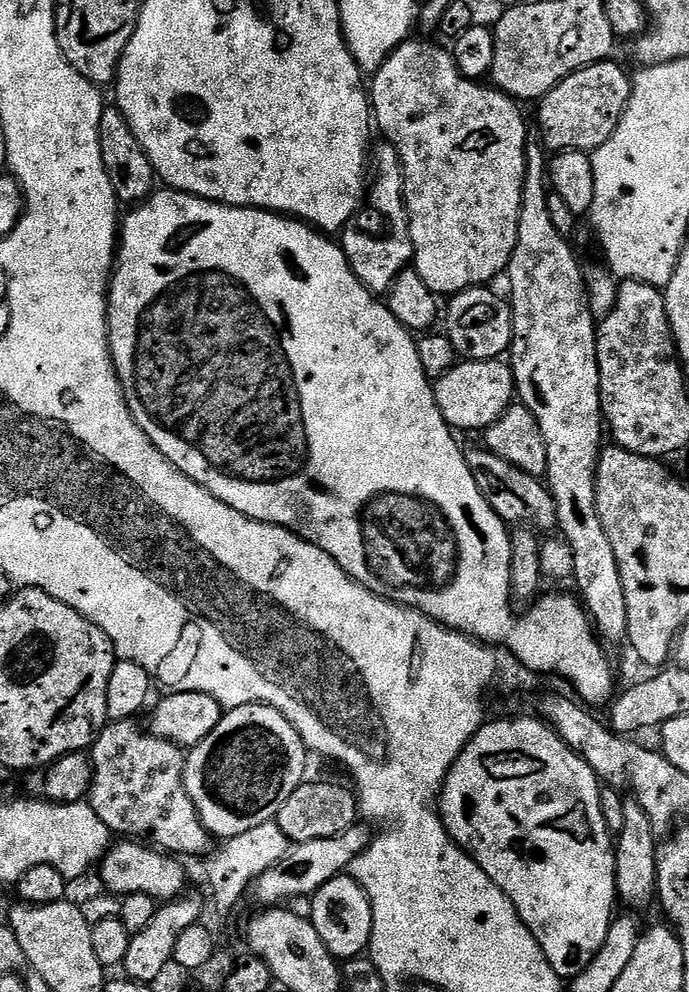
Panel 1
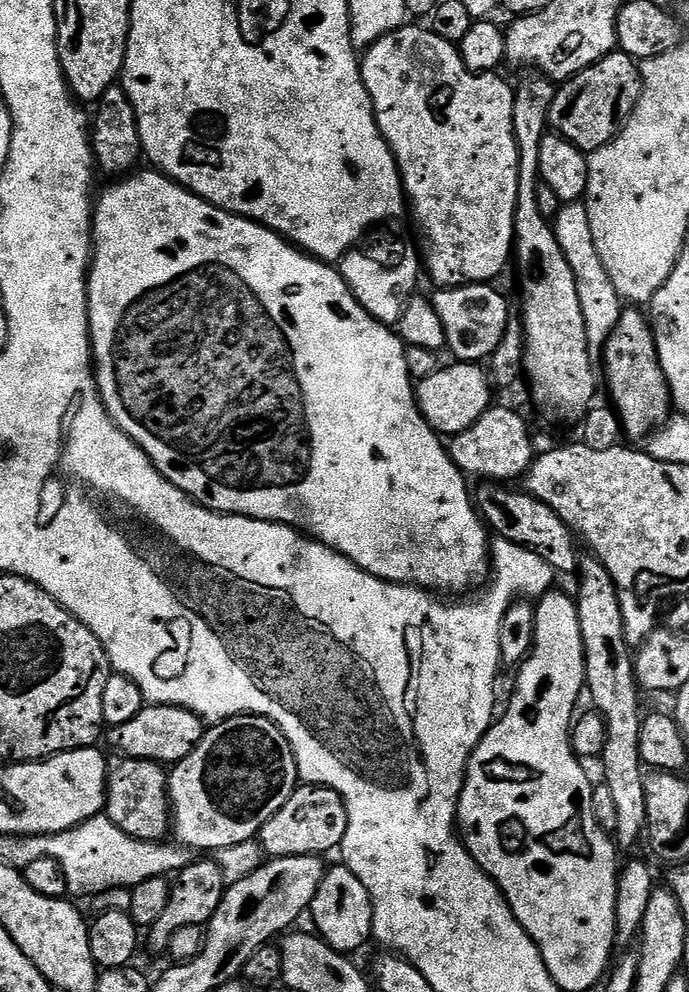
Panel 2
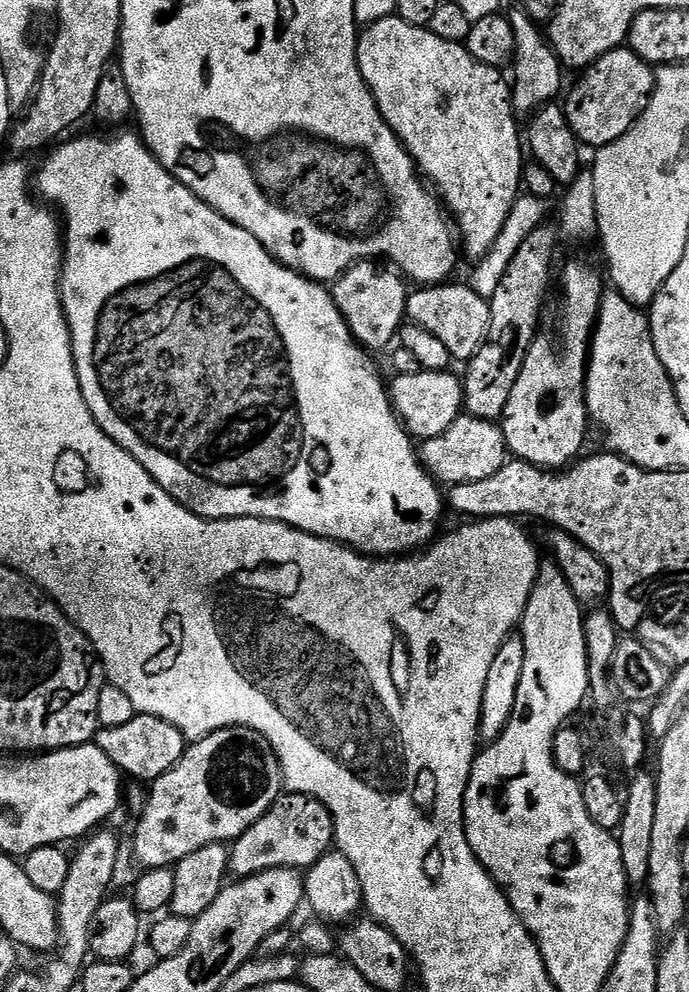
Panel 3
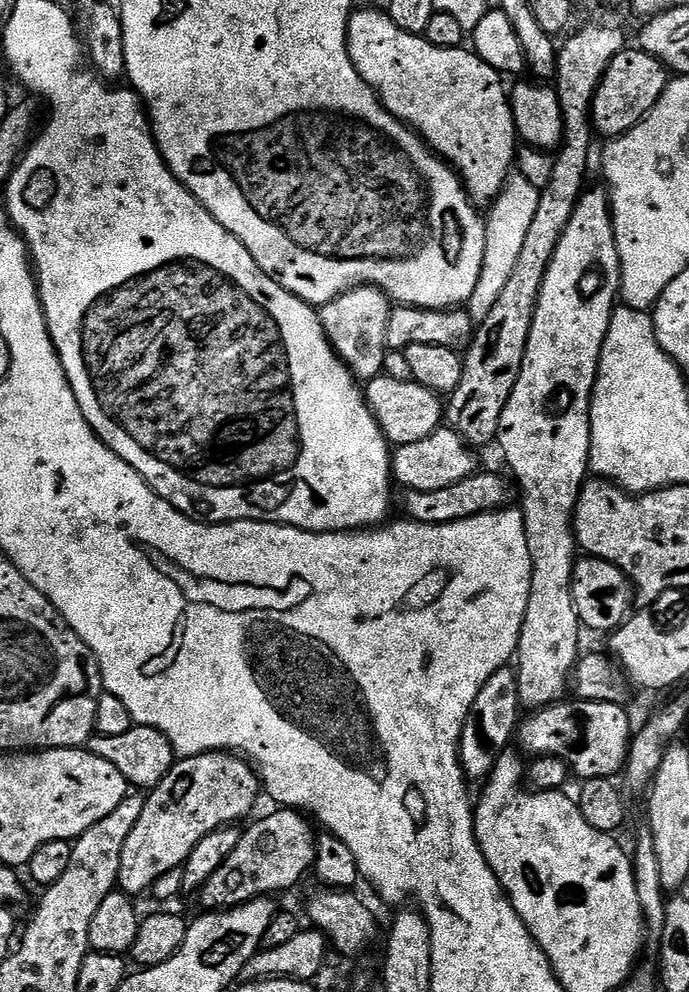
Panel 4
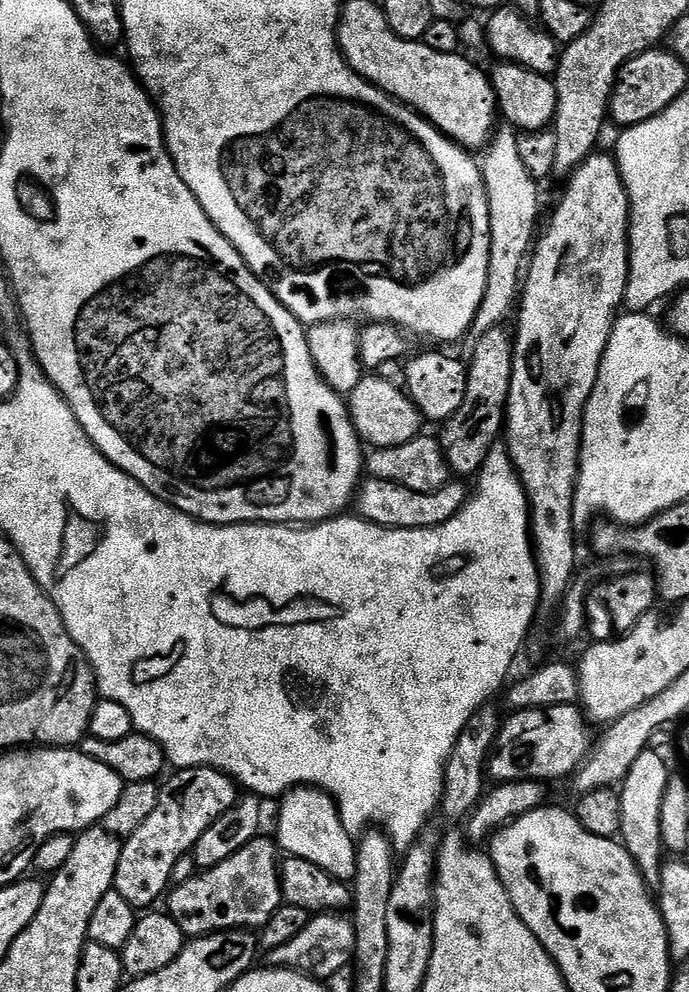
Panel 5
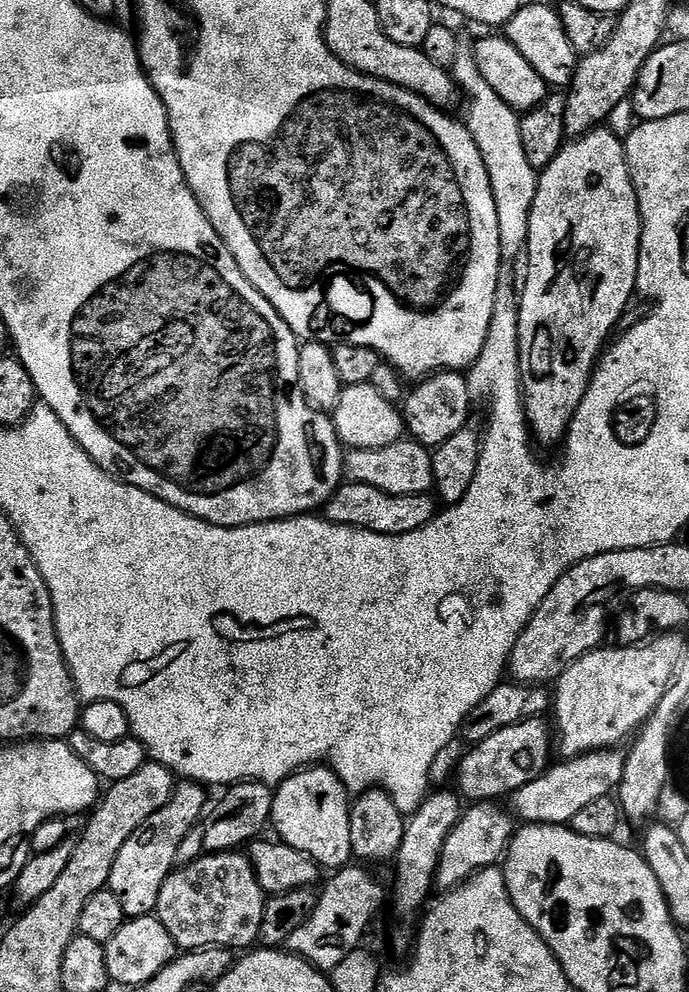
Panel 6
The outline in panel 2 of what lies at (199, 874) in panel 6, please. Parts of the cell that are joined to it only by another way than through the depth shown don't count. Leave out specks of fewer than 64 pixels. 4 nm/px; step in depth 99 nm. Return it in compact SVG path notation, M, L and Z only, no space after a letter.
M302 784L292 792L282 810L264 823L258 842L261 849L272 858L320 856L324 852L339 849L348 822L344 799L334 789Z

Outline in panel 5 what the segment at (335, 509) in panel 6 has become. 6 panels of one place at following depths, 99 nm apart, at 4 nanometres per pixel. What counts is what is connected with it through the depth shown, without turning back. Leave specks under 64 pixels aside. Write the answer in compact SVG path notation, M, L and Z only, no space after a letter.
M368 478L361 483L358 495L354 500L354 508L361 520L369 520L383 528L401 528L402 530L418 530L442 526L442 522L450 522L458 510L470 499L470 488L464 482L449 482L438 490L423 492L410 490L406 486L398 486L389 480Z

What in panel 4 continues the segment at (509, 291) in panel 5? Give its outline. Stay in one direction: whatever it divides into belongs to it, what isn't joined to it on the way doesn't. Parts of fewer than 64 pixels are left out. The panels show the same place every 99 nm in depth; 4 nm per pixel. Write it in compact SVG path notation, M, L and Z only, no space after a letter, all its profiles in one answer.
M513 174L508 177L503 190L487 209L484 221L486 246L482 254L482 274L478 274L478 286L474 286L474 294L470 294L466 305L473 321L484 320L486 314L490 314L490 310L493 309L494 302L498 302L499 296L502 295L502 290L514 271L518 254L522 251L522 242L526 239L530 222L538 210L539 197L540 189L530 186L530 182L526 182L526 178L519 174Z

